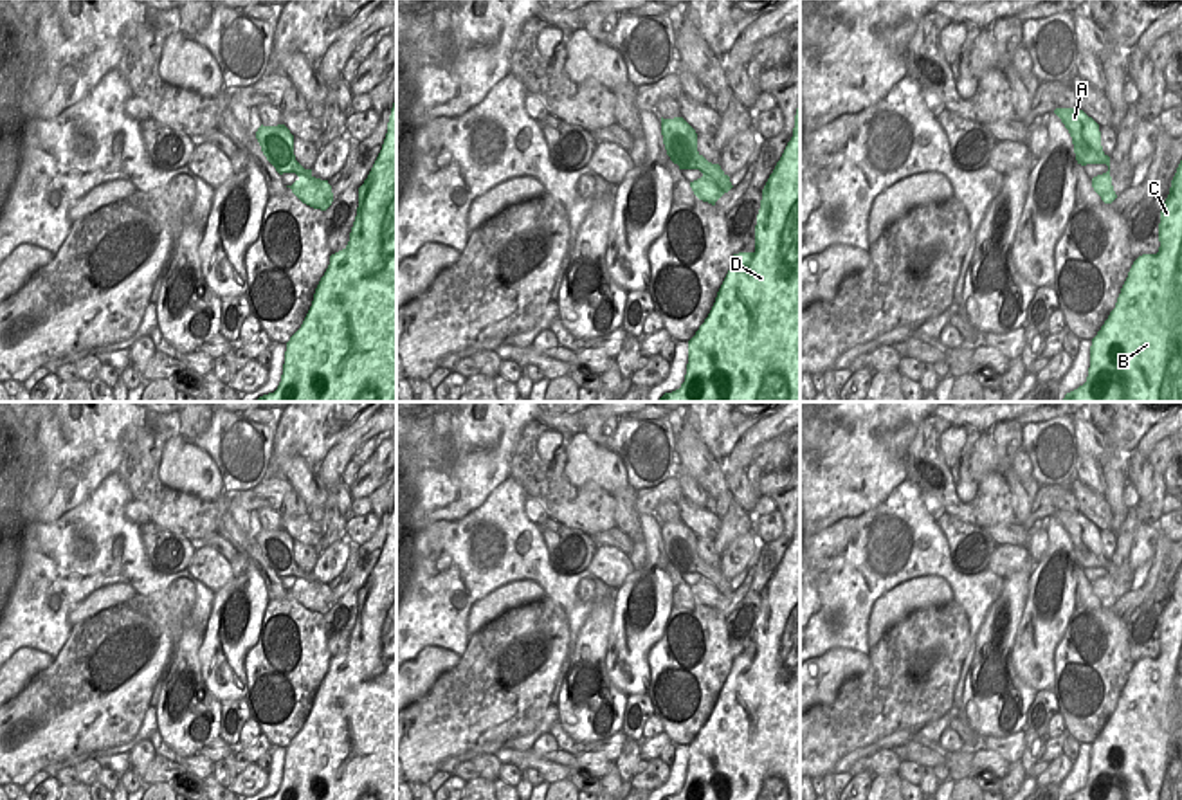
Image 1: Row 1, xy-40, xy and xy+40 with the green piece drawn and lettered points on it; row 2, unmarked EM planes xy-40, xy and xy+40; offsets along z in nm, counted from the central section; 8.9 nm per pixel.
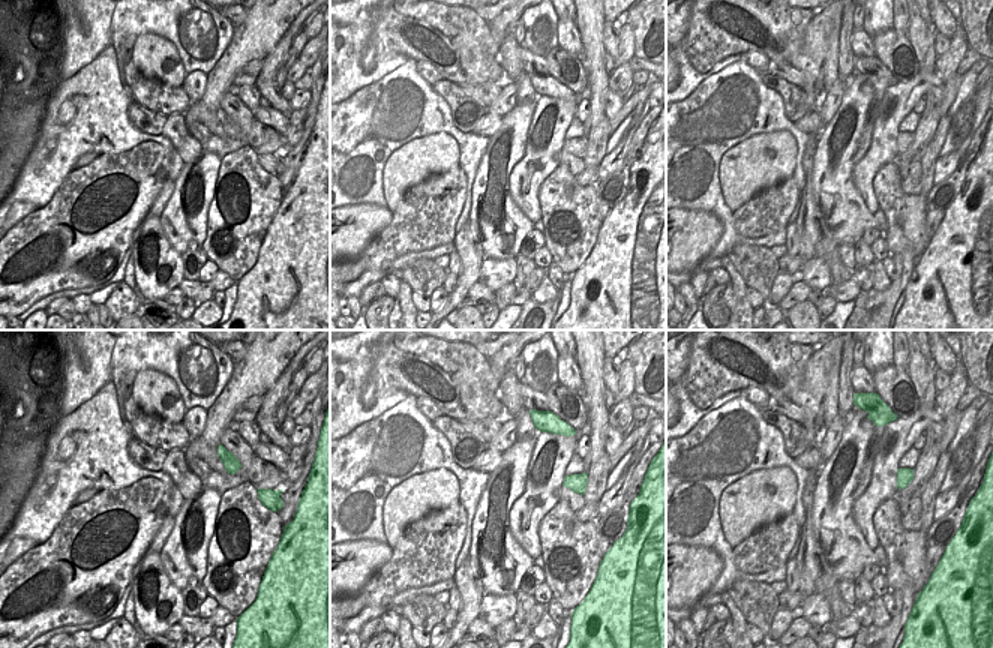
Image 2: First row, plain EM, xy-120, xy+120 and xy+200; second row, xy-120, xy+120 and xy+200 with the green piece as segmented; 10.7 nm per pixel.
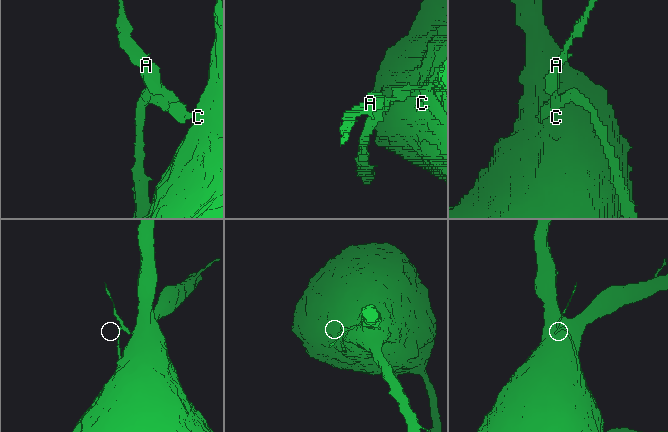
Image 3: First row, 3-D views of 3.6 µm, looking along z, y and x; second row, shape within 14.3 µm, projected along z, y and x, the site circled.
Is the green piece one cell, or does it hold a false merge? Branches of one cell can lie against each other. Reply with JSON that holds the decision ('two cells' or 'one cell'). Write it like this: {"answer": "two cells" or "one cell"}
{"answer": "one cell"}

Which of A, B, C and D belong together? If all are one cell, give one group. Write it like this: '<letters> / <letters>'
A B C D

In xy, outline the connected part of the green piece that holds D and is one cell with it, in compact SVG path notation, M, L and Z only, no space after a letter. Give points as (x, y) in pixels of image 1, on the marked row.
M800 101L793 137L762 189L755 250L733 254L708 317L688 341L685 382L658 402L800 402Z

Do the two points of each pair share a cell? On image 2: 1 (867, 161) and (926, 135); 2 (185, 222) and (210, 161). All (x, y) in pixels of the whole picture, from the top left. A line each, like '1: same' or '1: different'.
1: different
2: same

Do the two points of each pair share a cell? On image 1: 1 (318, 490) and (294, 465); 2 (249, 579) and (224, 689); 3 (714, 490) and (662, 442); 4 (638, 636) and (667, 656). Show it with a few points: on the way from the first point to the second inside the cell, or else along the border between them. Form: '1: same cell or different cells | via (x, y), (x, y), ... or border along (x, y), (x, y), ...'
1: same cell | via (312, 485), (298, 471)
2: same cell | via (251, 606), (245, 633), (226, 654), (226, 662)
3: different cells | border along (672, 426), (676, 453)
4: different cells | border along (672, 609), (662, 638), (649, 653), (647, 689)

